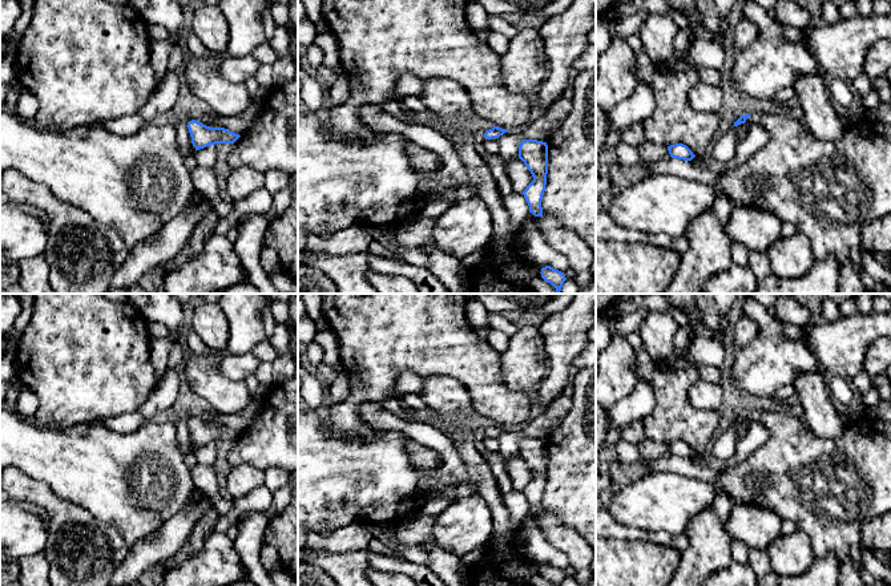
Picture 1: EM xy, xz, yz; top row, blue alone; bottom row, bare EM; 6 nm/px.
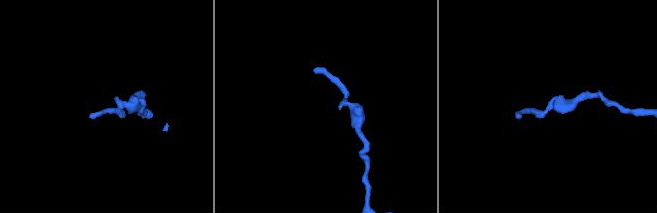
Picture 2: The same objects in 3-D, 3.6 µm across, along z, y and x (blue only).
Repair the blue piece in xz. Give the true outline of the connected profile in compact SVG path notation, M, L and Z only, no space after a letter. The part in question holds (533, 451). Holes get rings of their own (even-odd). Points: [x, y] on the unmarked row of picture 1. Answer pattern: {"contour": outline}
{"contour": "M521 437L519 456L531 469L533 478L521 490L535 514L543 513L541 497L548 472L548 442L537 437Z"}

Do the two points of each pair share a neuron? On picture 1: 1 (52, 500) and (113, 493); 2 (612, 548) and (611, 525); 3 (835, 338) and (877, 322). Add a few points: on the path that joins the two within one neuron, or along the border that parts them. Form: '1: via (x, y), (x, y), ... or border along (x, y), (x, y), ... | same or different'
1: border along (35, 480), (88, 513) | different
2: border along (609, 537), (640, 538), (642, 541) | different
3: via (846, 338), (866, 327) | same

